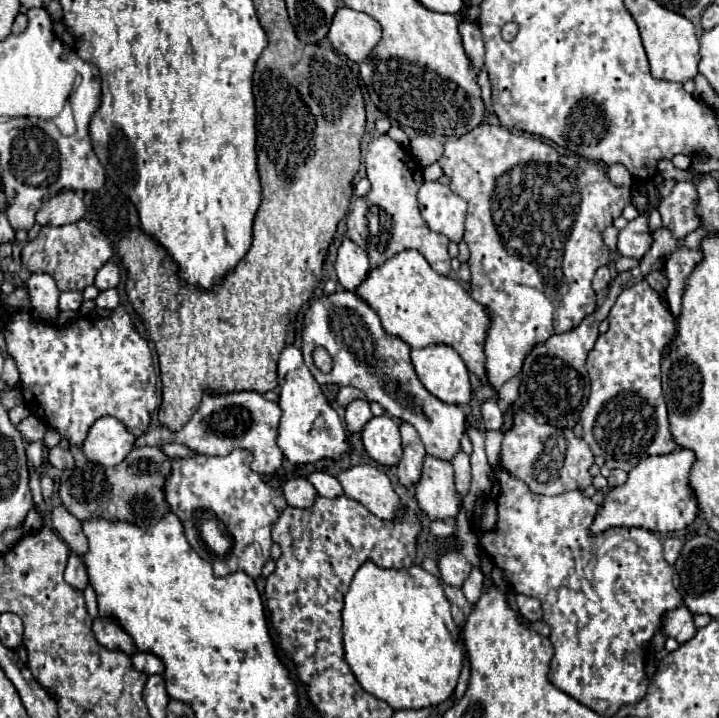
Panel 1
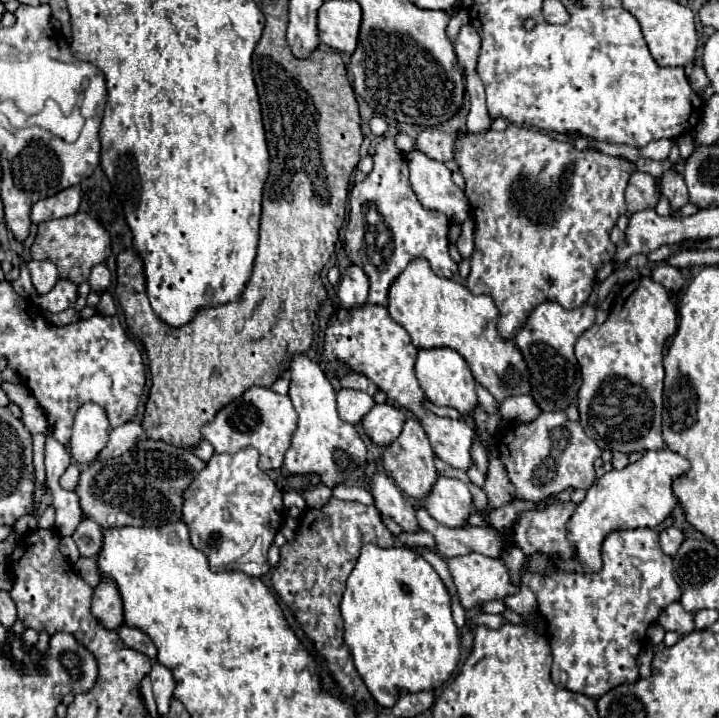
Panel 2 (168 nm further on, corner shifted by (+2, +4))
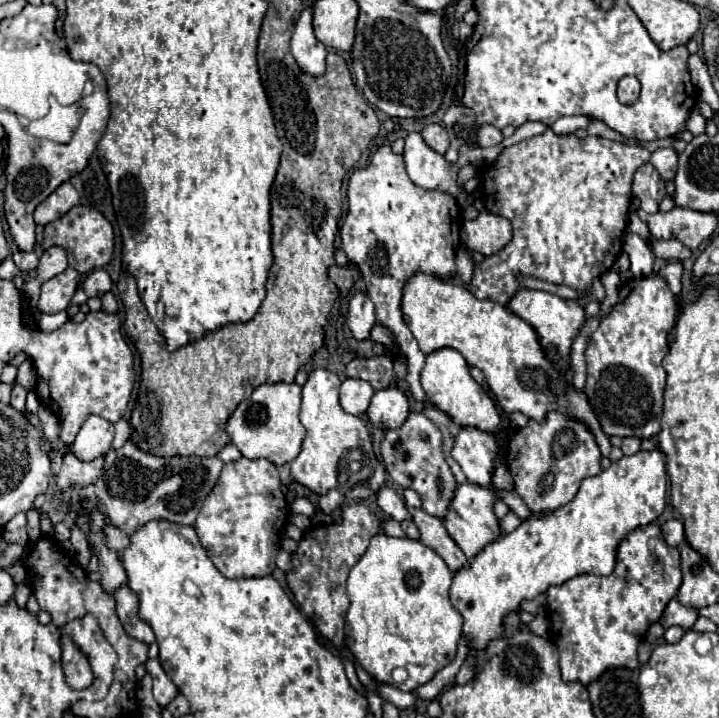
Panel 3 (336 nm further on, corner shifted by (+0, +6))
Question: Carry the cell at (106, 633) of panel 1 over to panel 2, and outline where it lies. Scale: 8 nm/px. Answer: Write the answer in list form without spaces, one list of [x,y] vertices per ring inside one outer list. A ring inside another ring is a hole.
[[[102,576],[98,586],[94,588],[92,596],[92,614],[104,624],[104,628],[114,630],[122,626],[124,622],[124,610],[122,610],[122,596],[118,588],[114,586],[112,578]]]

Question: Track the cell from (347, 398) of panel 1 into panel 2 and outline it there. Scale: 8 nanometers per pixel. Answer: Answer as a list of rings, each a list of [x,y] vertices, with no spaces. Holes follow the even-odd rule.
[[[348,372],[344,378],[342,378],[342,386],[344,388],[354,388],[354,390],[362,390],[362,392],[368,392],[370,396],[374,396],[378,392],[378,386],[374,382],[370,382],[370,378],[366,378],[364,374],[358,374],[358,372]]]

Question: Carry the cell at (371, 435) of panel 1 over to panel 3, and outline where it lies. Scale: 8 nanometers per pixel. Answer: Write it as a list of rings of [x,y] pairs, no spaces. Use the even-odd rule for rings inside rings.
[[[386,388],[372,396],[366,410],[368,422],[380,430],[398,430],[410,414],[408,398],[398,388]]]

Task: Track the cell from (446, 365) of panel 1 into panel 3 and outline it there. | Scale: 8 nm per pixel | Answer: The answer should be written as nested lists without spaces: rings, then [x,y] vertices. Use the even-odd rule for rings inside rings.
[[[440,348],[426,356],[426,364],[420,374],[422,388],[430,402],[448,414],[458,426],[476,426],[486,432],[496,432],[500,428],[500,414],[492,398],[484,392],[484,388],[470,376],[470,366],[464,356],[454,348]]]

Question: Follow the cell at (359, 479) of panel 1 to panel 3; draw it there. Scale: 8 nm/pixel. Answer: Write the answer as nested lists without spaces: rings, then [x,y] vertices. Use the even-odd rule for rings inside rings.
[[[408,506],[408,512],[422,534],[422,544],[428,546],[430,550],[434,550],[448,564],[448,568],[452,572],[460,570],[464,564],[468,564],[466,556],[460,552],[456,542],[448,536],[440,518],[434,518],[434,516],[426,514],[422,508],[412,508],[412,506]]]

